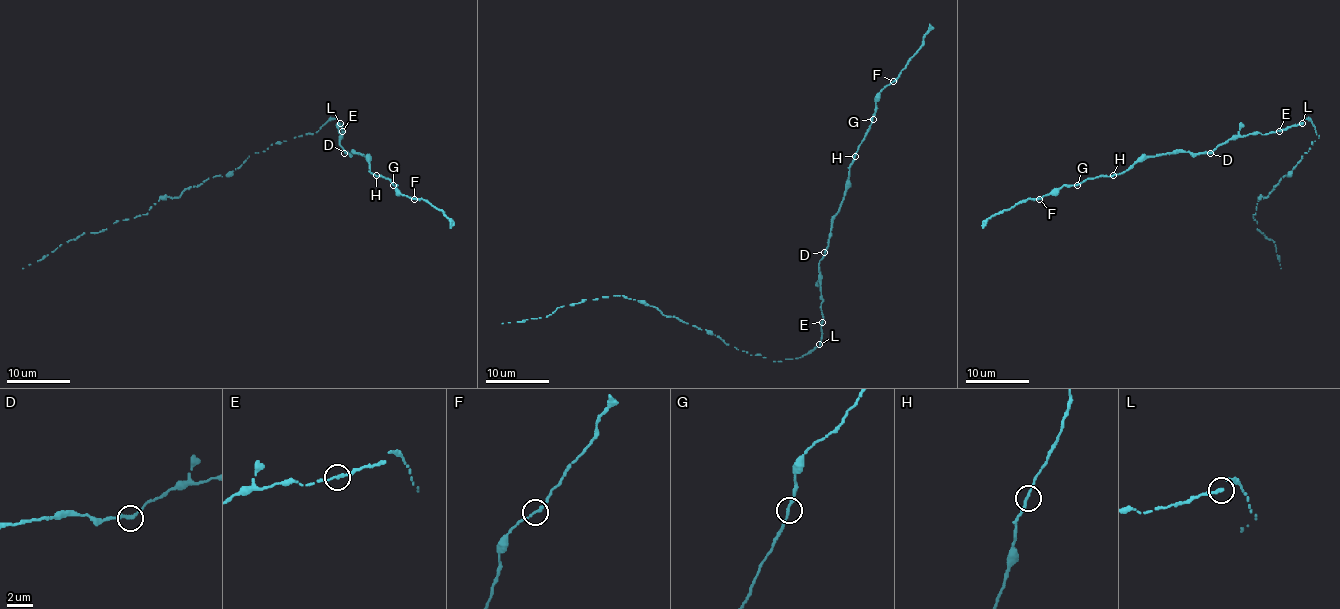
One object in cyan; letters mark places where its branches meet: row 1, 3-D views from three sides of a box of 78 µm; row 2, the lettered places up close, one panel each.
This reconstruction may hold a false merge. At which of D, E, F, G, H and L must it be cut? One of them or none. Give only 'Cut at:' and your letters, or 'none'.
Cut at: none

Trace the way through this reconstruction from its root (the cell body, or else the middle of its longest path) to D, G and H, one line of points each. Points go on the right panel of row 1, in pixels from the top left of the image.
D: (1313, 124), (1305, 118), (1303, 123), (1268, 134), (1234, 136), (1210, 153)
G: (1313, 124), (1305, 118), (1268, 134), (1234, 136), (1211, 151), (1140, 158), (1124, 172), (1077, 185)
H: (1313, 124), (1305, 118), (1268, 134), (1234, 136), (1211, 151), (1140, 158), (1113, 175)

